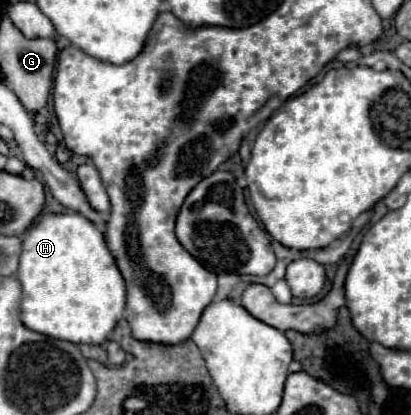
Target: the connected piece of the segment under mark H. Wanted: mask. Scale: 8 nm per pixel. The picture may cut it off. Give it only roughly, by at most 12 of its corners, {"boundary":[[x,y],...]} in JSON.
{"boundary":[[77,212],[39,214],[17,270],[21,322],[103,344],[125,280]]}

